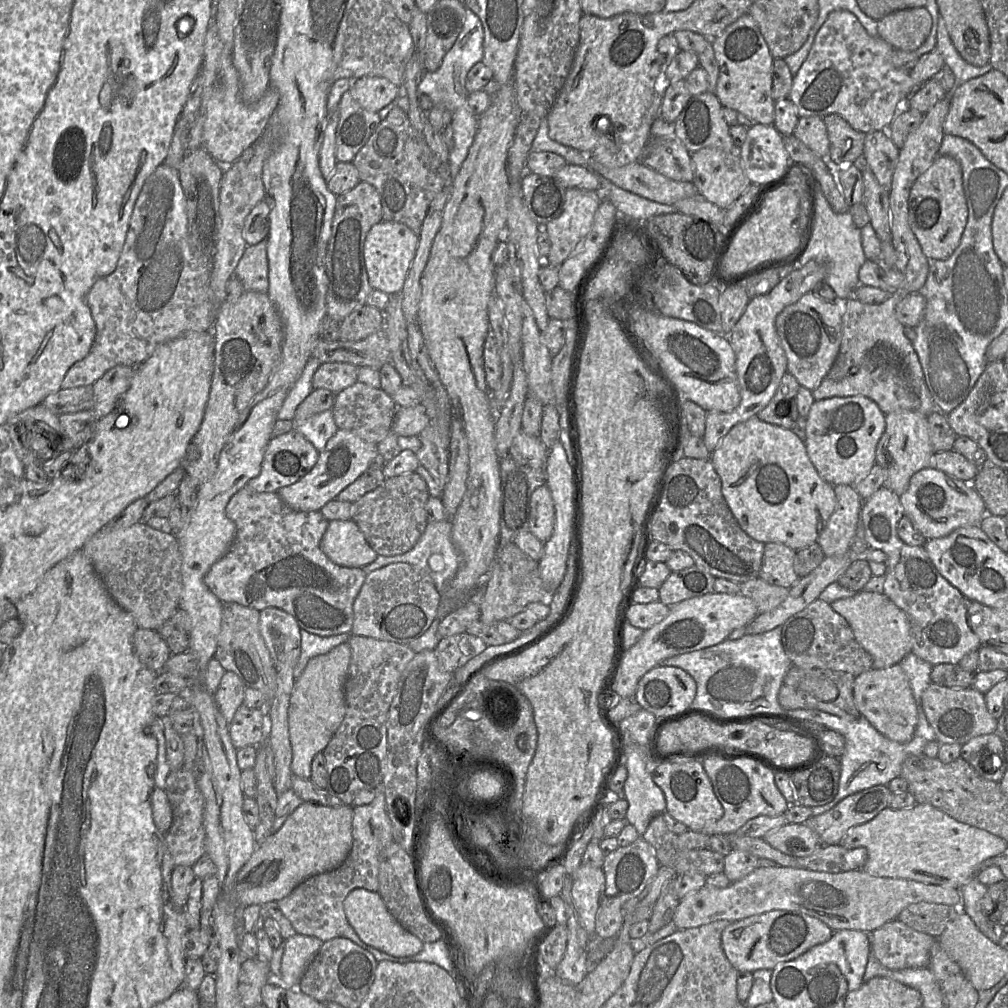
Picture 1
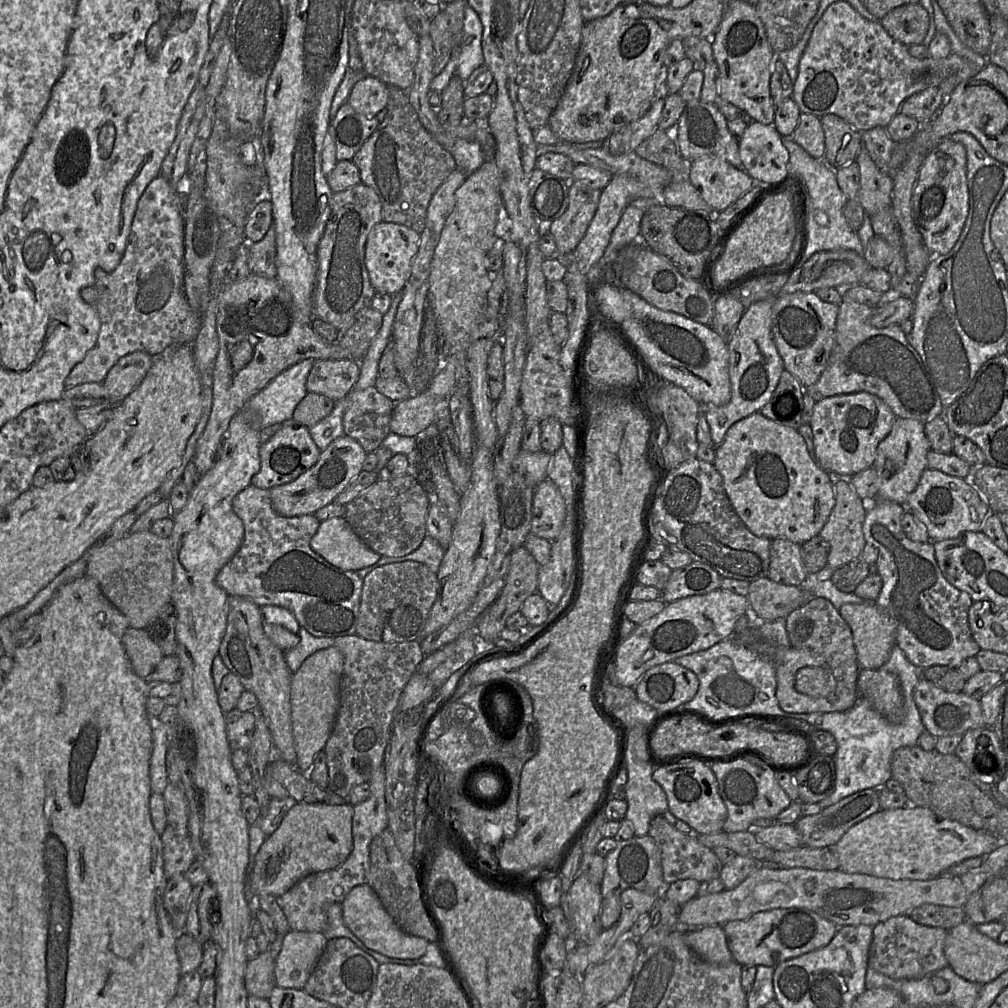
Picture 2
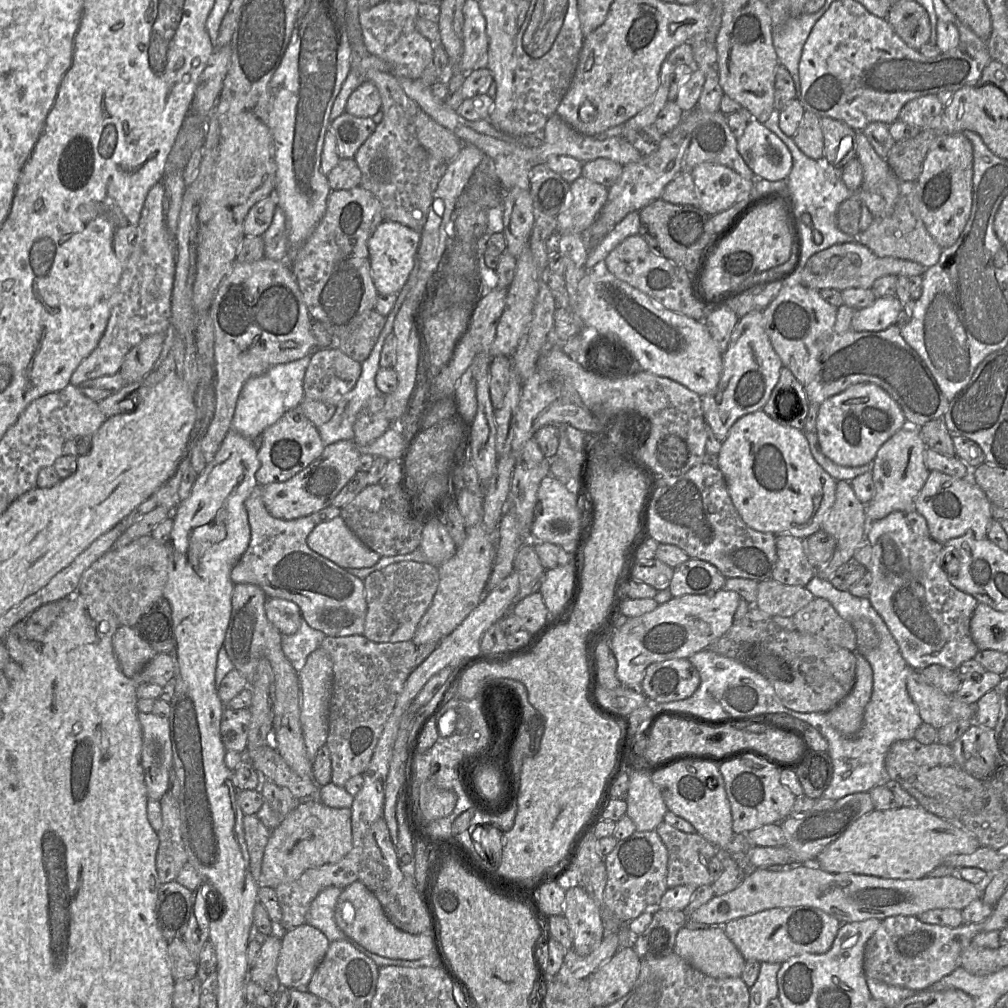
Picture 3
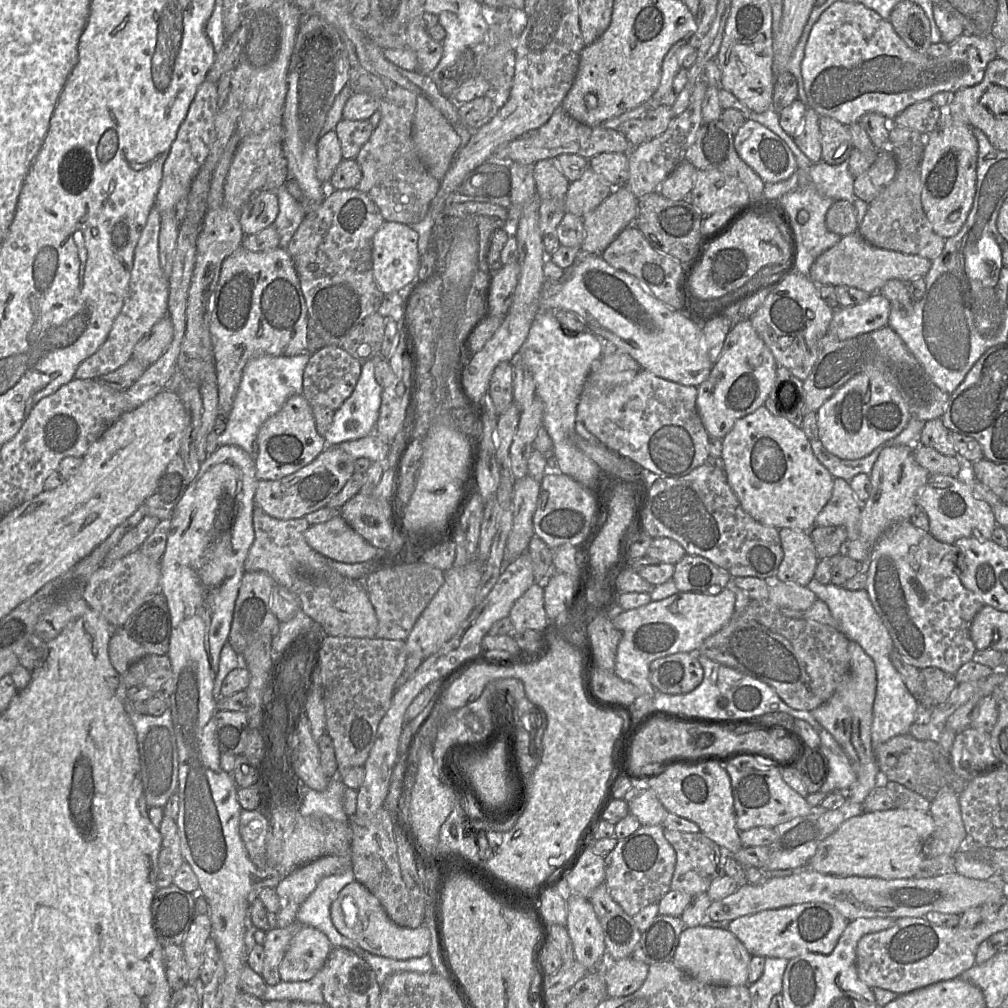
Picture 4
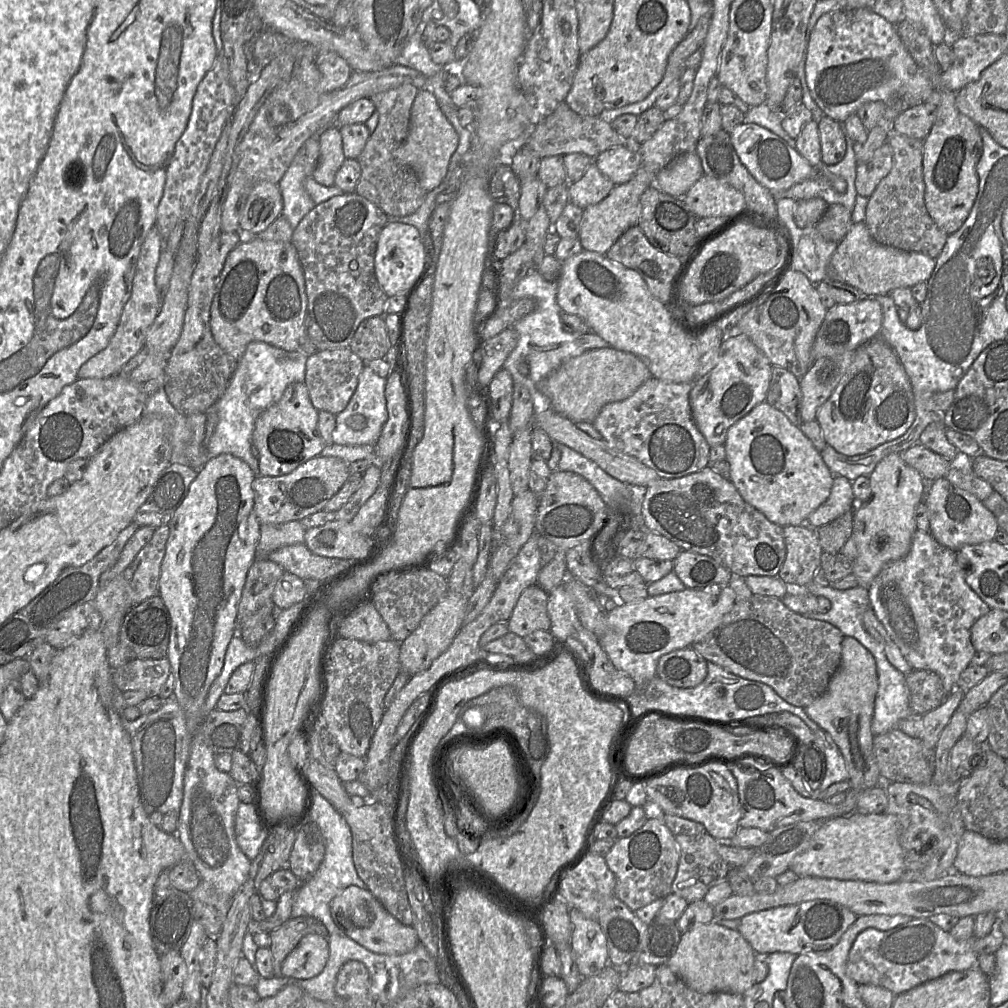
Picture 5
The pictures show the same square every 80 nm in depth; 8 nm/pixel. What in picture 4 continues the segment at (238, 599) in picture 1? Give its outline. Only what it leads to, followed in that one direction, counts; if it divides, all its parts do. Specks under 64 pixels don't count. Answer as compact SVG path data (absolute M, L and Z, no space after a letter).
M255 504L253 527L255 538L244 561L245 572L262 571L268 573L276 584L283 585L294 592L301 601L301 609L321 627L321 635L345 637L376 637L378 620L364 586L364 579L351 579L335 571L329 564L329 558L312 549L304 538L304 532L310 523L305 517L296 519L277 519L271 517Z

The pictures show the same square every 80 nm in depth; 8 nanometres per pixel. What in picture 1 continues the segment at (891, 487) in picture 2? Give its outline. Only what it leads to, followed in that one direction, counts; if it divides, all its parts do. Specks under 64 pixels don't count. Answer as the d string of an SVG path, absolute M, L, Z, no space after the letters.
M908 410L891 412L885 414L885 423L885 430L876 446L876 463L886 471L884 486L900 497L916 472L932 467L934 449L925 415Z

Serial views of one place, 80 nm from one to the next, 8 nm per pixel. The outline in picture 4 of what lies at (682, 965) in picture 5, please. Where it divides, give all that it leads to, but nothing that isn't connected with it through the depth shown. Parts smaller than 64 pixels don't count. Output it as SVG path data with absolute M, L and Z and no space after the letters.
M685 928L679 937L672 963L699 982L710 985L748 986L751 955L741 941L724 928Z

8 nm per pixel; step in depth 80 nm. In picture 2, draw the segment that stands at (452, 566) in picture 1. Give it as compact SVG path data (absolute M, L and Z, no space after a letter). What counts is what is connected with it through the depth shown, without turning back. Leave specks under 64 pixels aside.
M426 534L421 545L412 553L405 556L381 556L374 565L359 569L356 572L364 579L367 574L380 566L397 562L414 561L425 564L432 572L438 573L445 552L446 551L440 546L437 540Z

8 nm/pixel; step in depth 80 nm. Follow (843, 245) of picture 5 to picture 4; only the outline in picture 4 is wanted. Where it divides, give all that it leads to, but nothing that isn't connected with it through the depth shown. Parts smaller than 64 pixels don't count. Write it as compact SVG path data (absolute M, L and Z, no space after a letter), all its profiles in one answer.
M856 232L843 236L836 245L819 255L812 264L808 276L817 285L854 287L871 295L879 292L890 279L907 283L915 278L924 278L931 263L930 260L917 255L874 247Z

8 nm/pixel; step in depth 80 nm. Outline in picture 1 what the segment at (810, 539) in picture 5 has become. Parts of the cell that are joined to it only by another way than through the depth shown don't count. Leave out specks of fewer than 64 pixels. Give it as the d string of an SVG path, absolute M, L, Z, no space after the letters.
M765 544L758 577L771 585L790 589L800 578L793 568L795 555L796 551L784 544Z

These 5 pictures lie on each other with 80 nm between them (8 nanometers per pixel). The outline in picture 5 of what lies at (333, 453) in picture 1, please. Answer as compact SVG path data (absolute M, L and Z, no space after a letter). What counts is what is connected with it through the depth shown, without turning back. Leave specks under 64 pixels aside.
M318 455L281 476L257 475L252 483L254 511L261 523L279 524L322 510L350 475L349 462L334 456Z

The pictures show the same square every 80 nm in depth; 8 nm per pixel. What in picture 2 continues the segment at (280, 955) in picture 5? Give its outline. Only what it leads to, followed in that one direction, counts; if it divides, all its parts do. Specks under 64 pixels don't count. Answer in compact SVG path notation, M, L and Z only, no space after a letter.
M270 951L261 952L257 958L248 960L245 971L245 987L249 995L269 999L276 987L276 959Z

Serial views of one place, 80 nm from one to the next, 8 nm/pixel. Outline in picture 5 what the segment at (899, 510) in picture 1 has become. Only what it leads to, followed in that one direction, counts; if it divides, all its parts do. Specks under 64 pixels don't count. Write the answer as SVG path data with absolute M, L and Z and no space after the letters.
M917 529L912 538L911 549L906 557L901 560L894 561L887 564L881 572L874 578L871 585L868 588L870 603L878 619L882 622L887 630L891 639L897 644L901 653L907 662L918 670L932 670L939 674L942 679L943 685L948 693L953 691L957 687L957 681L960 674L969 666L971 658L974 655L976 649L971 642L971 628L973 624L983 615L987 614L991 609L987 603L985 603L979 595L971 589L971 587L965 581L965 570L960 570L958 564L958 551L948 548L940 544L930 532L925 532Z

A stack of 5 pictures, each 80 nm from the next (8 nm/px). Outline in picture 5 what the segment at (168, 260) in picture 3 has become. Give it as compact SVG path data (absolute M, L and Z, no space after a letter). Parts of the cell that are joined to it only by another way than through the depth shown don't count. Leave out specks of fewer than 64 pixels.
M156 225L143 241L132 280L131 294L108 346L86 361L78 372L79 379L101 379L119 374L123 366L145 347L146 334L158 315L162 296L155 283L156 268L163 249L163 238Z

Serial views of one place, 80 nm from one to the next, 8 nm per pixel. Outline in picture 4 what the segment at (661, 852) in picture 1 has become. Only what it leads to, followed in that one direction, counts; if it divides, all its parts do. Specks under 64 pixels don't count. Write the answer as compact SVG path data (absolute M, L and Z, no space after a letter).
M664 828L663 835L676 853L676 864L670 884L671 890L696 896L707 892L715 879L726 875L724 870L726 851L703 833L685 833Z

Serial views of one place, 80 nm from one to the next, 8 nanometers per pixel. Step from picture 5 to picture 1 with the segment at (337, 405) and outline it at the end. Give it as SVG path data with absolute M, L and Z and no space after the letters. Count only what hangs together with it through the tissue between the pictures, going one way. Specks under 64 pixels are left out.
M327 362L322 363L314 373L313 389L327 389L334 394L355 384L358 367L349 363Z

